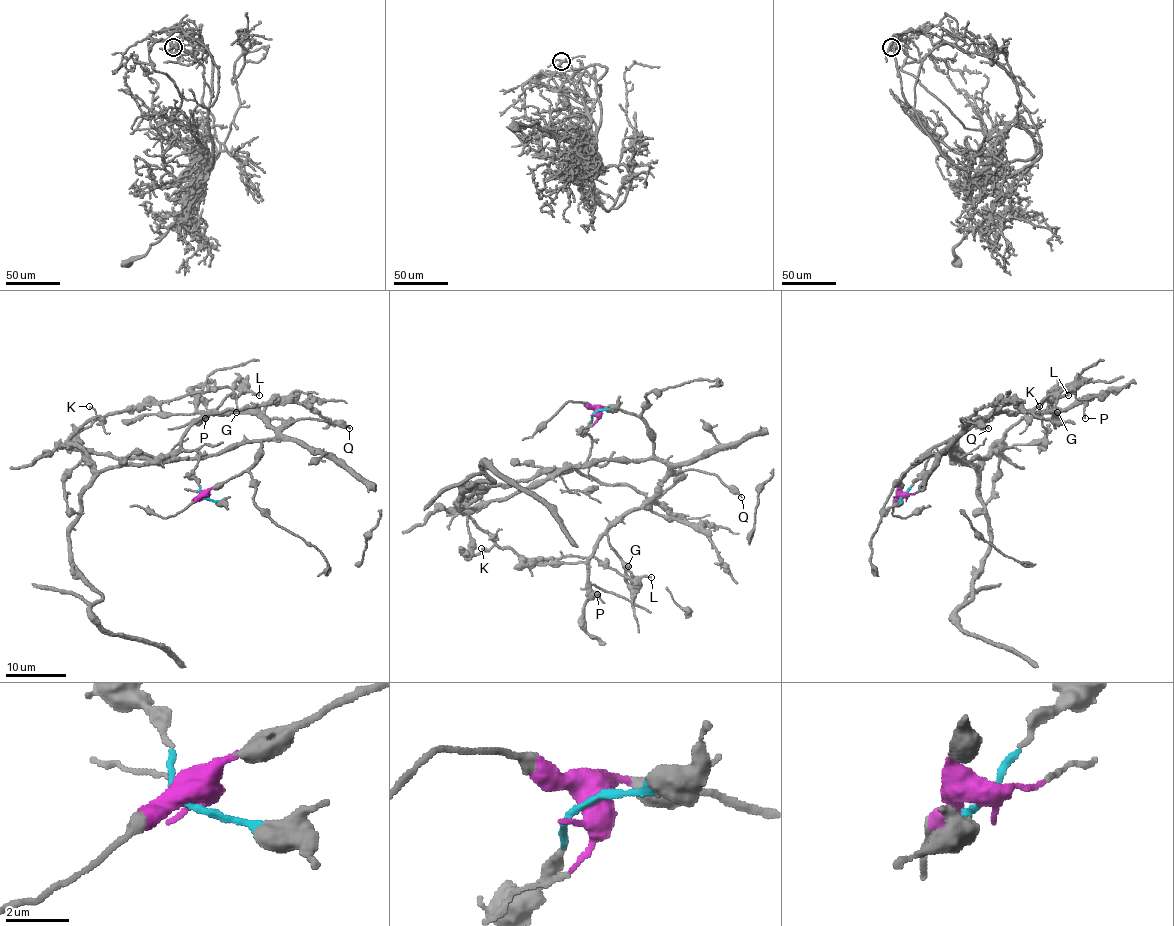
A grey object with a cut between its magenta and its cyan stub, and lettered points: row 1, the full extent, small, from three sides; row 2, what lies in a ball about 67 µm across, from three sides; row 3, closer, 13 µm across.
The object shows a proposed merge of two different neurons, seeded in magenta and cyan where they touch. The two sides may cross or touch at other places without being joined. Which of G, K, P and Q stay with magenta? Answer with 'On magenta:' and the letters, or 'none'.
On magenta: G, P, Q

